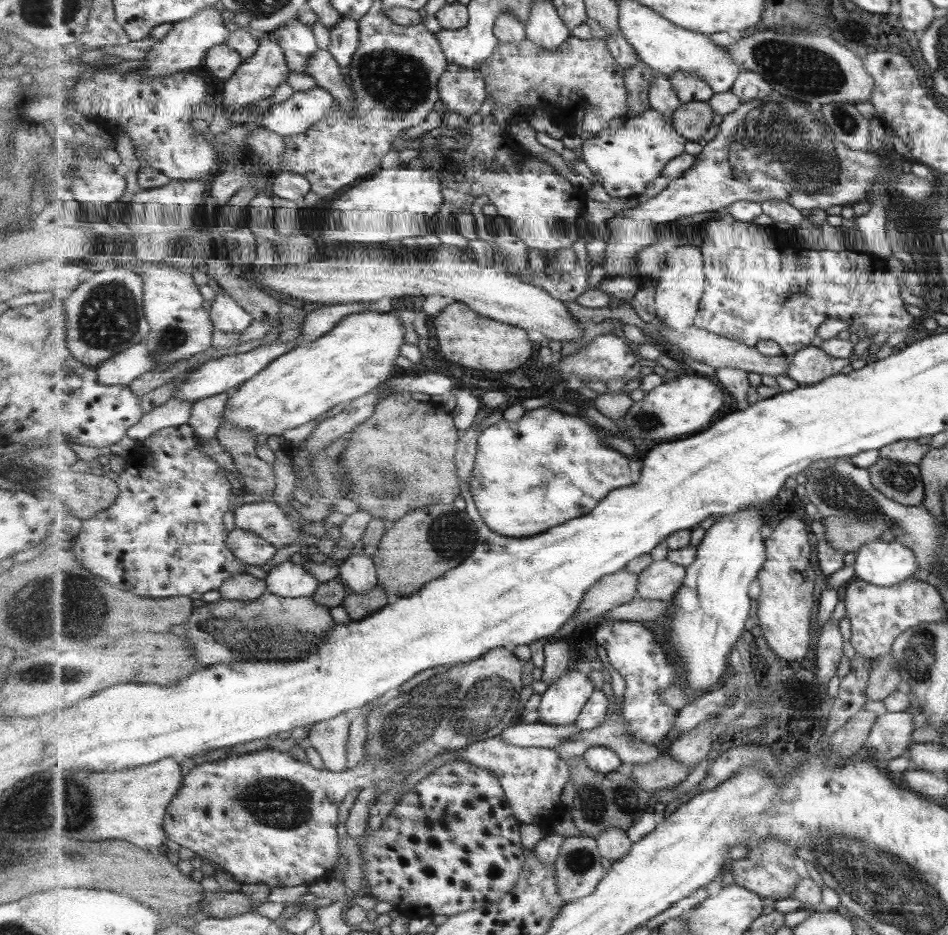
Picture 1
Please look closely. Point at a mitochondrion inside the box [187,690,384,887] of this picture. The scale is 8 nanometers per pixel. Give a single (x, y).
(277, 802)

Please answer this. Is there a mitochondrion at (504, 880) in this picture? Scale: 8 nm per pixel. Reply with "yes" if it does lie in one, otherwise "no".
no

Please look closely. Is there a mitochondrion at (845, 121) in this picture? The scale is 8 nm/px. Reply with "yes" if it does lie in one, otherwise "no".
yes

